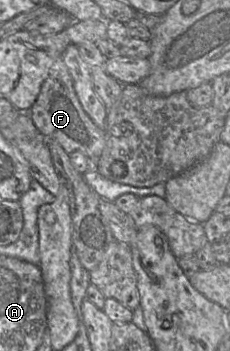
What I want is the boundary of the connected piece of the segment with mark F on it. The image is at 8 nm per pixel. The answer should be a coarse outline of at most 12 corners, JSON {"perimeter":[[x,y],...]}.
{"perimeter":[[62,56],[29,114],[68,154],[99,159],[105,132],[83,109]]}

